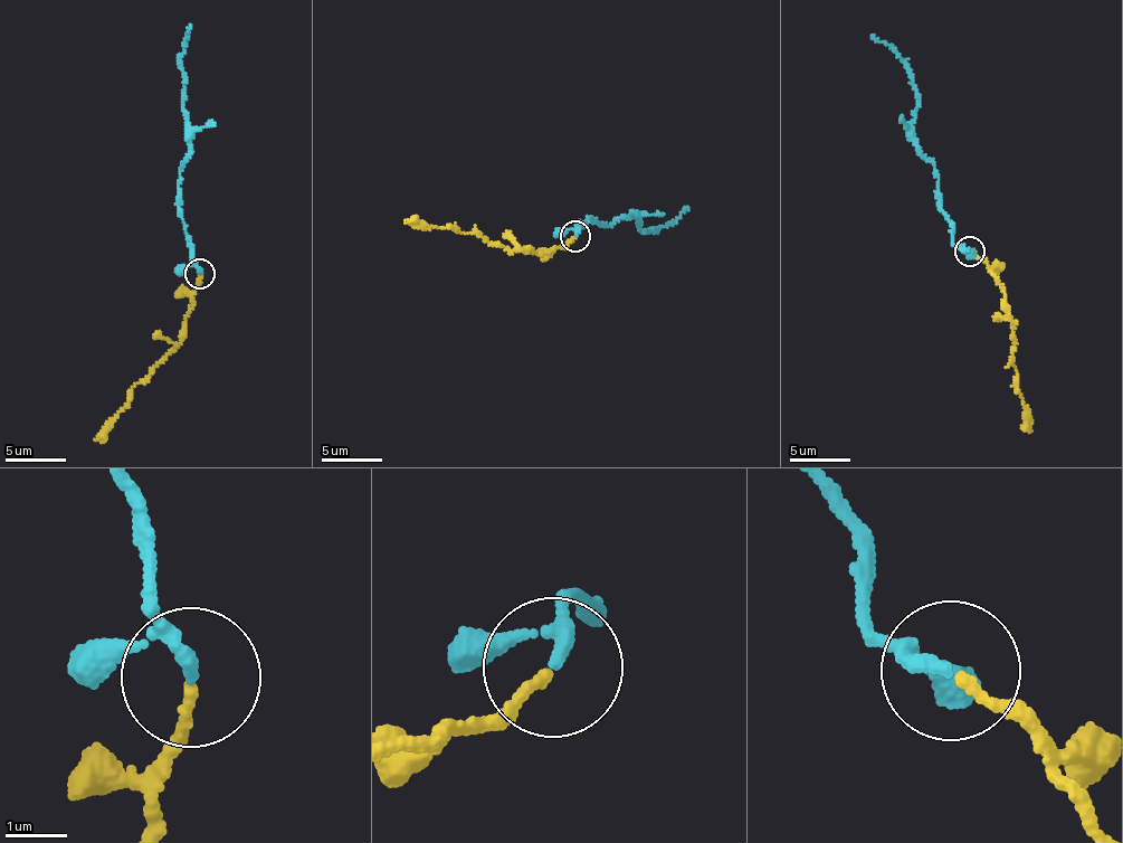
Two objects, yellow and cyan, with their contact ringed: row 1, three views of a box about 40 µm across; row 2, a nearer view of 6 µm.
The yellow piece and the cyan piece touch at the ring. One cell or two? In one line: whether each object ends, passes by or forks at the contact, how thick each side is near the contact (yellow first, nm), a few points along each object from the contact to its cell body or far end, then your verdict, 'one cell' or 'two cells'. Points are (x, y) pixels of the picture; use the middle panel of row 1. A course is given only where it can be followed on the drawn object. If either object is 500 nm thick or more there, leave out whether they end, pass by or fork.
yellow ends | cyan passes by | 170/160 nm | yellow via (576, 238), (536, 254), (531, 249), (511, 249), (456, 229), (405, 220) | cyan via (576, 235), (578, 221), (586, 227), (587, 219), (600, 226), (634, 216), (645, 233), (658, 230), (688, 207) | one cell

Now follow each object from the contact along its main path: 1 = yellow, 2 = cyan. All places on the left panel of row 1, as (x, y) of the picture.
1: (201, 274), (186, 319), (186, 333), (172, 350), (140, 379), (132, 398), (94, 439)
2: (200, 274), (190, 257), (190, 237), (179, 216), (178, 180), (189, 151), (182, 62), (190, 25)

